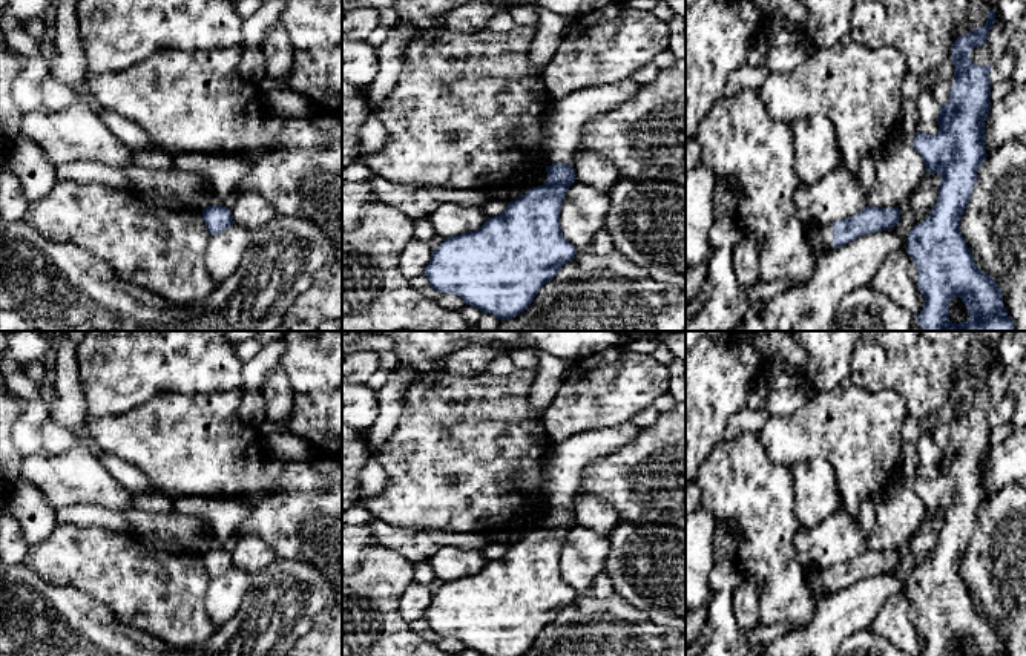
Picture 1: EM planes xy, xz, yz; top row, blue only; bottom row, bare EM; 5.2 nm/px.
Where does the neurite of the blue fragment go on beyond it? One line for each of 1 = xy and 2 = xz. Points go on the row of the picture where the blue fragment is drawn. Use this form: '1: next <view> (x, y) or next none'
1: next none
2: next none

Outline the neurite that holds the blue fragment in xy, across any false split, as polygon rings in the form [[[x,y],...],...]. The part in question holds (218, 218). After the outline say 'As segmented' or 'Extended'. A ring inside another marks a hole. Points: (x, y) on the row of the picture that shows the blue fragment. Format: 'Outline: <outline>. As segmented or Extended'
Outline: [[[210,205],[202,210],[209,233],[218,235],[233,224],[232,212],[224,205]]]. As segmented

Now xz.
Outline: [[[552,164],[546,167],[548,181],[532,187],[508,204],[508,208],[474,231],[445,238],[432,250],[423,274],[431,290],[455,294],[466,305],[489,313],[500,320],[509,320],[523,313],[540,288],[552,280],[560,268],[575,257],[577,248],[563,236],[560,227],[561,202],[575,181],[571,164]]]. As segmented

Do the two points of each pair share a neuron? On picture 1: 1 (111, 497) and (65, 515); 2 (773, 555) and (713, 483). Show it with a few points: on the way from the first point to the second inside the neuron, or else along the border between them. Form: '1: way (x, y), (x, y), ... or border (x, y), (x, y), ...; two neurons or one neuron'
1: border (57, 508), (94, 503), (109, 509), (128, 511); two neurons
2: way (766, 537), (732, 501); one neuron

